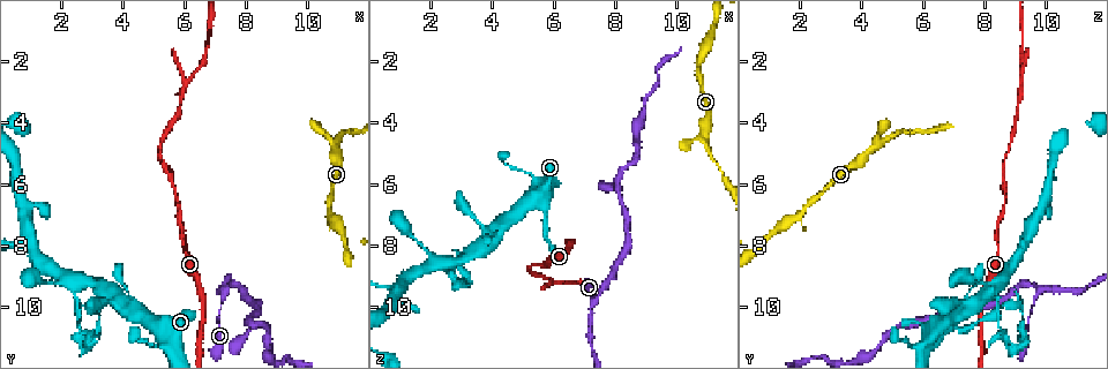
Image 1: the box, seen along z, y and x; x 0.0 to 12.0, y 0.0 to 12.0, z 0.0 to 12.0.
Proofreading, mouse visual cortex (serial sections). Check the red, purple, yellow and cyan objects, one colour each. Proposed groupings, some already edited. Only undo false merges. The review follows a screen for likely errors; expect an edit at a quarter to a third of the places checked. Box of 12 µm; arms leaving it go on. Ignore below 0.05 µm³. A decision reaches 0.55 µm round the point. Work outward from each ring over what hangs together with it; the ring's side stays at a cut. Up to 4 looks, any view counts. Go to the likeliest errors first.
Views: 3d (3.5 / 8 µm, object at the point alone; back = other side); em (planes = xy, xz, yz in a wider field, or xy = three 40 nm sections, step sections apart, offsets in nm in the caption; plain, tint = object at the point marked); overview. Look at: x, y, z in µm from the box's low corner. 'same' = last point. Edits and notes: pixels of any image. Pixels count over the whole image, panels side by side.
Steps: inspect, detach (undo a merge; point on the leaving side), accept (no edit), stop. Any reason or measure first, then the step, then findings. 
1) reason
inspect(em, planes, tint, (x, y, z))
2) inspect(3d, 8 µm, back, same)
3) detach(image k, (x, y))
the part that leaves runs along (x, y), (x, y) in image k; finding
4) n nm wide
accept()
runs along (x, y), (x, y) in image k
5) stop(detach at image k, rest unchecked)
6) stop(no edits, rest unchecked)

abrupt turn
inspect(3d, 3.5 µm, (2.6, 10.8, 8.5))

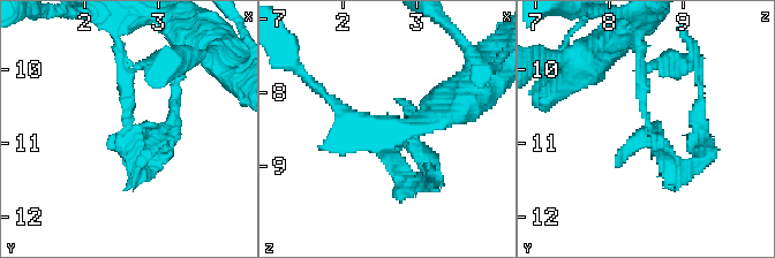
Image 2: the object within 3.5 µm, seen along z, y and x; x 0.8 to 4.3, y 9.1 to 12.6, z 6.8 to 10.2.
need the tissue
inspect(em, xy, step 2, tint, (2.55, 10.75, 8.55))

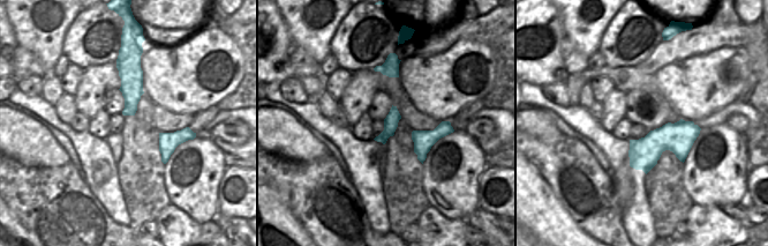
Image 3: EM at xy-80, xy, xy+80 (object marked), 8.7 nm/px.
detach(image 2, (622, 154))
border along (384, 129), (393, 133) in image 3; a second cell is stuck on

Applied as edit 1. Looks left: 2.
narrows sharply
inspect(3d, 3.5 µm, (6.4, 2.3, 9.2))

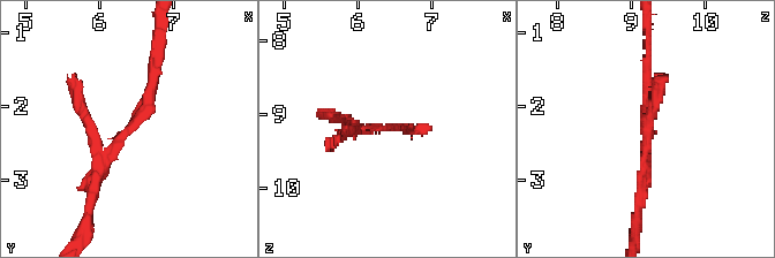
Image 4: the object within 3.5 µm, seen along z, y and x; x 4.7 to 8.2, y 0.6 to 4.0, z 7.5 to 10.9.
arms of 150, 200 nm
inspect(em, xy, step 1, tint, (6.35, 2.40, 9.20))

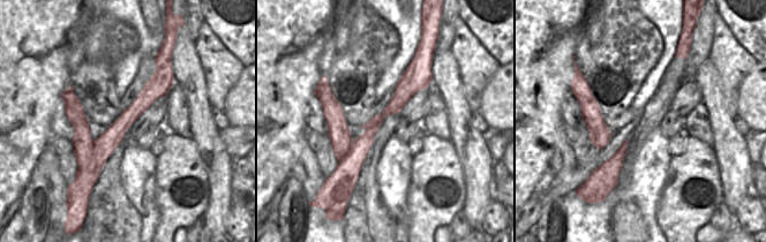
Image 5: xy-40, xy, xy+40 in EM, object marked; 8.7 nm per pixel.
detach(image 4, (136, 120))
the part that leaves runs along (108, 156), (147, 109), (155, 53) in image 4; two cells meet here

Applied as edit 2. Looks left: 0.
stop(detach at image 2, detach at image 4, rest unchecked)

